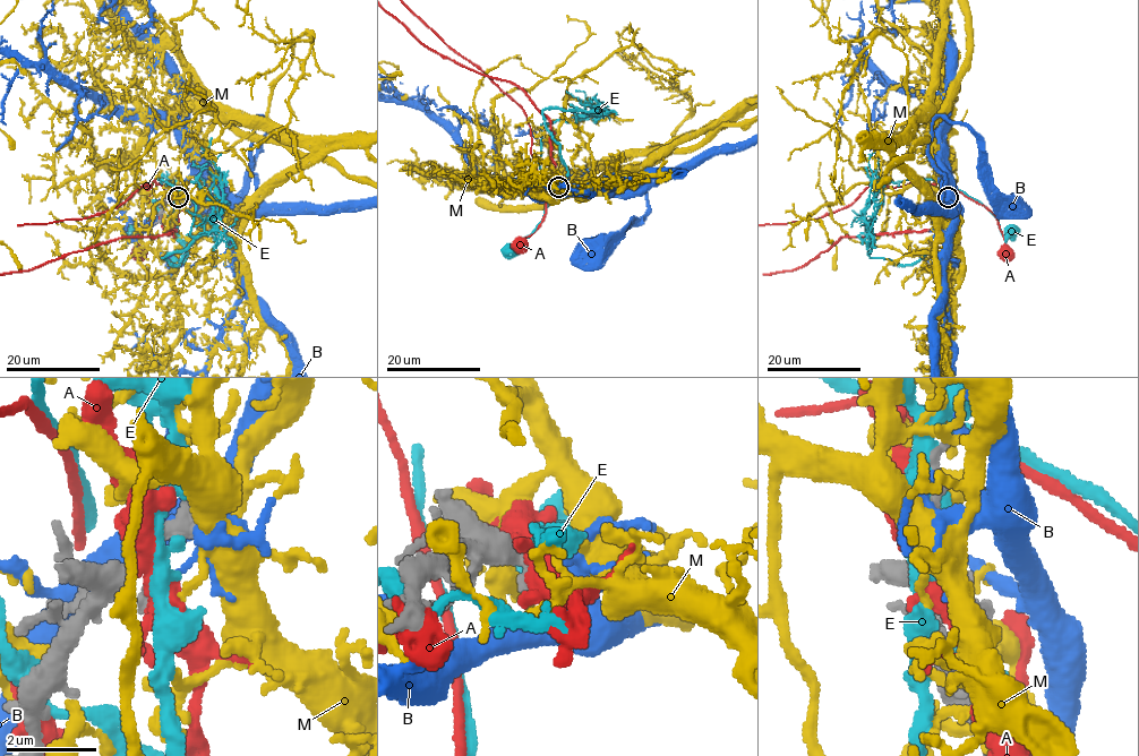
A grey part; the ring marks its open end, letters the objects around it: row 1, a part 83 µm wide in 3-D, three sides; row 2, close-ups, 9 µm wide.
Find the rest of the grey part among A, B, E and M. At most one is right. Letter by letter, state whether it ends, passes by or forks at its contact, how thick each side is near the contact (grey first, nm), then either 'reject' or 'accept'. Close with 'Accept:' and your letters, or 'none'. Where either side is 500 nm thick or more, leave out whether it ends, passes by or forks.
A: it forks | 400/400 nm | reject
B: it forks | 320/360 nm | reject
E: it passes by | 320/240 nm | reject
M: it forks | 280/400 nm | accept
Accept: M

